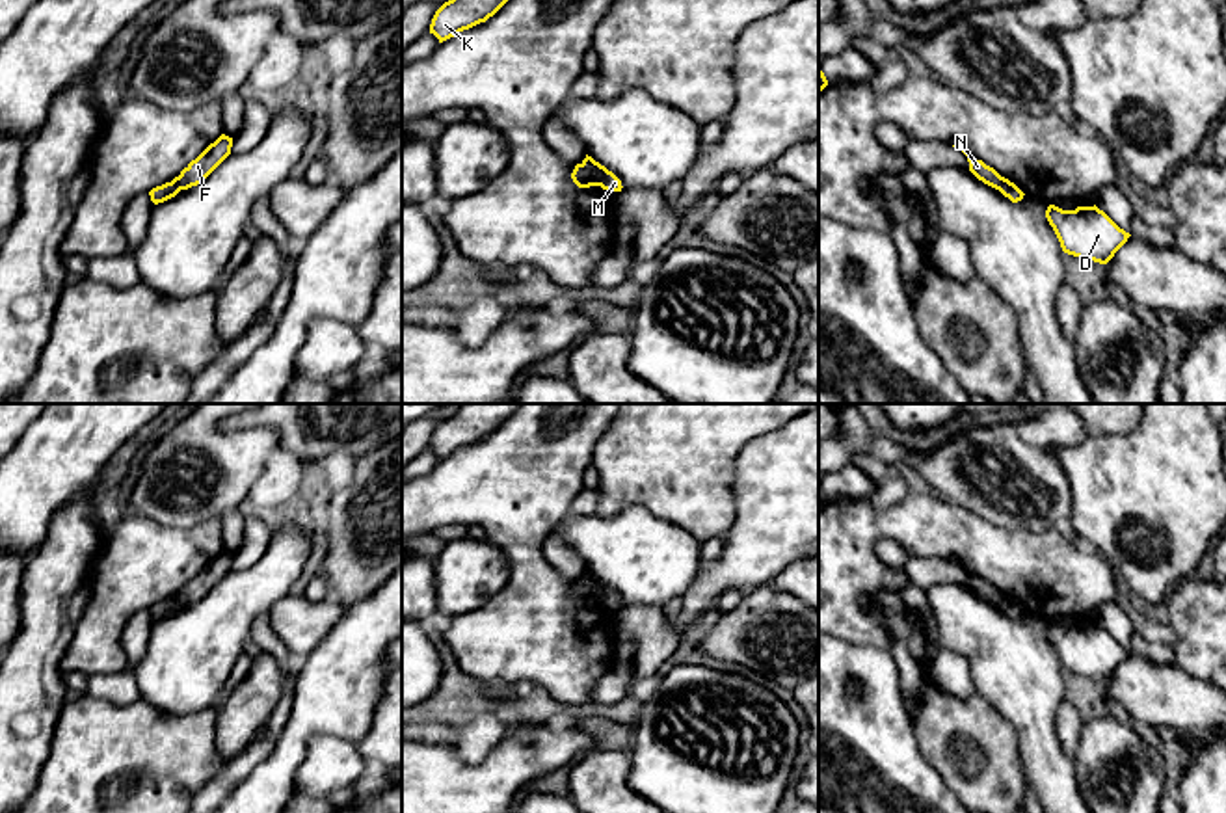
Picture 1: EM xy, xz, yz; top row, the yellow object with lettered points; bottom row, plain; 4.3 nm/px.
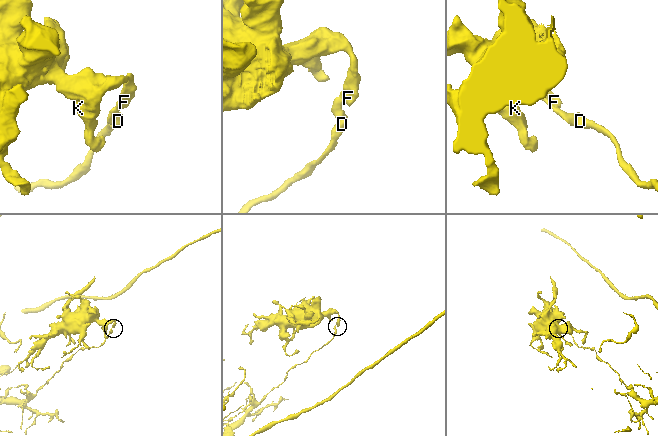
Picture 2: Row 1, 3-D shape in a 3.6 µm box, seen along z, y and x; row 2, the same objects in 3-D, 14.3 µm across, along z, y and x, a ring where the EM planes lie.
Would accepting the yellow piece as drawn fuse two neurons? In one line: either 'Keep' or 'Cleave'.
Cleave

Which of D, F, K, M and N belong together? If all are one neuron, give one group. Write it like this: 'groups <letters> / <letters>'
groups D / F K M N

